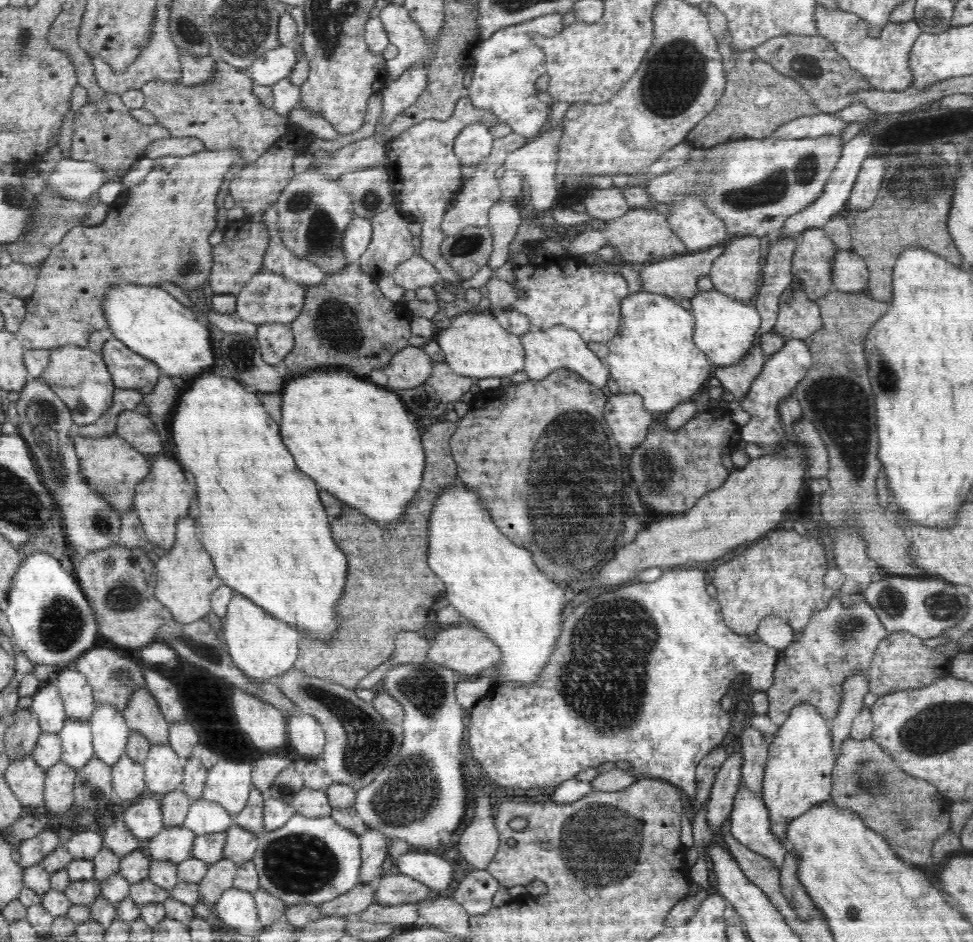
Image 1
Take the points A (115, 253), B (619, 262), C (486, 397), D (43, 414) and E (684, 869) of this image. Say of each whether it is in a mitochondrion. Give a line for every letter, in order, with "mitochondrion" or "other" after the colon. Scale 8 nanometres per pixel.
A: other
B: other
C: other
D: mitochondrion
E: other

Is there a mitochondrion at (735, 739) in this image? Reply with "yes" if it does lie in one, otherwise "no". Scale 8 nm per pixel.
no

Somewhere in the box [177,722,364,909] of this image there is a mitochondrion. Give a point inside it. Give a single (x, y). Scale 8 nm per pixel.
(302, 863)

